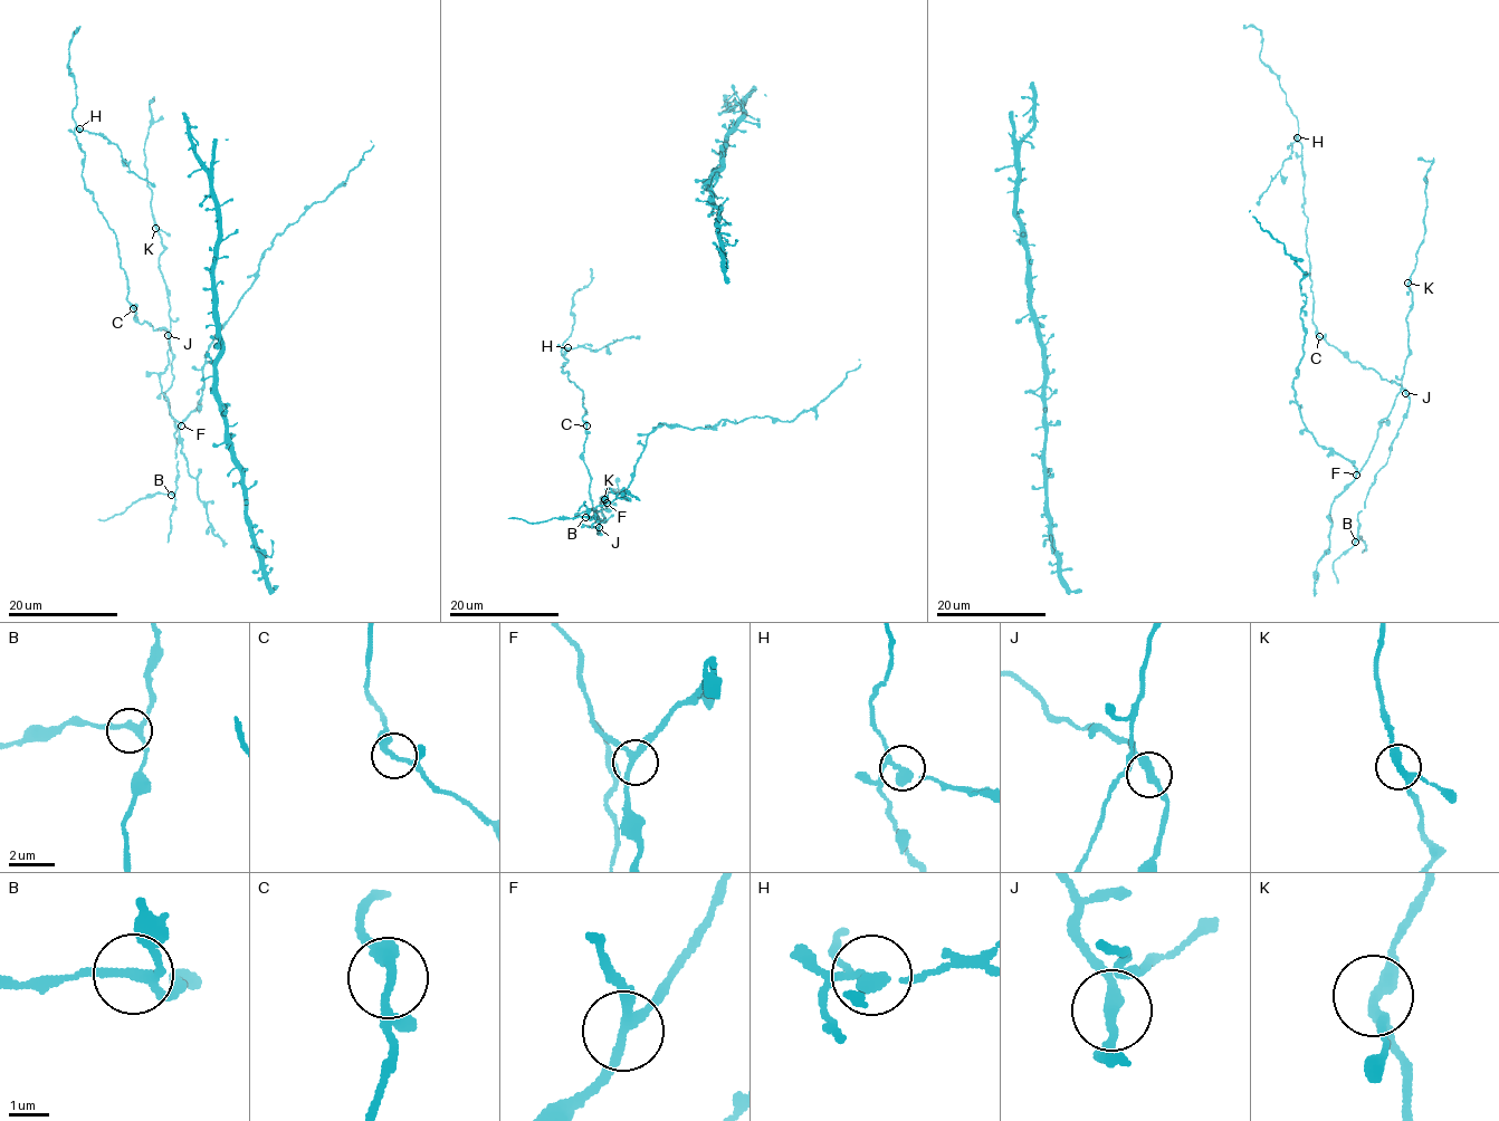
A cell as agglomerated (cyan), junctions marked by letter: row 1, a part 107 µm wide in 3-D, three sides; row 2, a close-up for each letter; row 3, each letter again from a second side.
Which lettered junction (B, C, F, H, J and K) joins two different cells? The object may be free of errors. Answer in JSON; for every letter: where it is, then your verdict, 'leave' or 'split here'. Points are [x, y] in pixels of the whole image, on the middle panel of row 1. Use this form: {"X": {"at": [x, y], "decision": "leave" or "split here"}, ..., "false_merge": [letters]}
{"B": {"at": [585, 517], "decision": "leave"}, "C": {"at": [586, 425], "decision": "leave"}, "F": {"at": [607, 502], "decision": "leave"}, "H": {"at": [567, 347], "decision": "split here"}, "J": {"at": [599, 527], "decision": "leave"}, "K": {"at": [604, 499], "decision": "leave"}, "false_merge": ["H"]}

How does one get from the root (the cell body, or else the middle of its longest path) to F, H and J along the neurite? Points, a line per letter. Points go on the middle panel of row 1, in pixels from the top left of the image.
F: (569, 376), (583, 395), (586, 436), (583, 461), (598, 521), (597, 511), (588, 509), (607, 502)
H: (569, 376), (561, 367), (569, 360), (562, 350), (567, 348)
J: (569, 376), (583, 395), (586, 436), (583, 461), (599, 527)

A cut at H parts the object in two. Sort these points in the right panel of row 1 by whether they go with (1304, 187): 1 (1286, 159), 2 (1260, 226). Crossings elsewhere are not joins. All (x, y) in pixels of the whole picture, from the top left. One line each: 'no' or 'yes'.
1: no
2: yes

